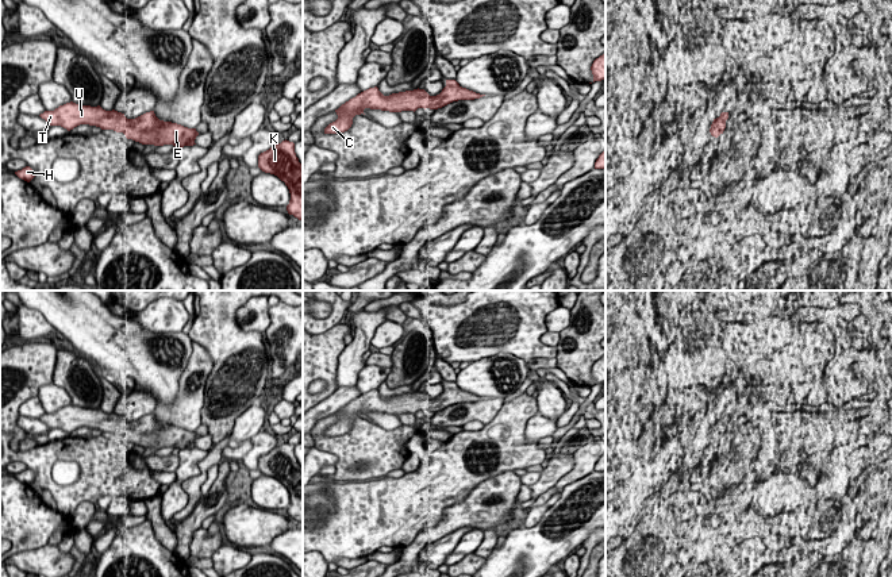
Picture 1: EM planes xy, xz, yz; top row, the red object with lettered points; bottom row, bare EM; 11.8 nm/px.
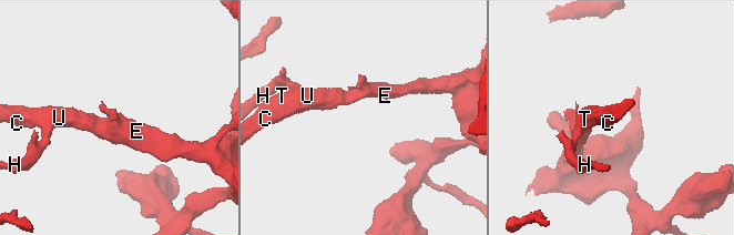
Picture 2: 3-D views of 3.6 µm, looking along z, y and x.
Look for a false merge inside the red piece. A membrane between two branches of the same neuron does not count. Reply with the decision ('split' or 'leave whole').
leave whole

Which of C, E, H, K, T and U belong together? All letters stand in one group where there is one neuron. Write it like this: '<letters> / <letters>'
C E H K T U

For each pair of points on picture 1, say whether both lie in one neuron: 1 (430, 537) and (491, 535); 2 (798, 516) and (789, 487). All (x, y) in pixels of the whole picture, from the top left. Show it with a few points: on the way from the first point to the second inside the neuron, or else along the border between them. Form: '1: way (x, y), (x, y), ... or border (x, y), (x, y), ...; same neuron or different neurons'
1: border (484, 529), (492, 529), (499, 535); different neurons
2: border (800, 503), (792, 510), (779, 511), (772, 516); different neurons

